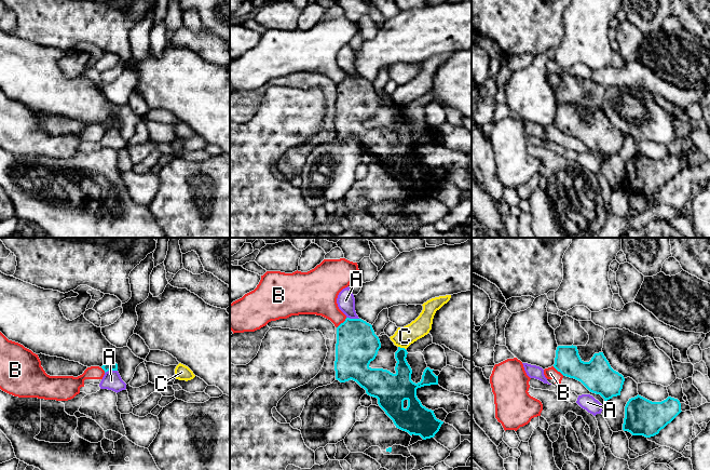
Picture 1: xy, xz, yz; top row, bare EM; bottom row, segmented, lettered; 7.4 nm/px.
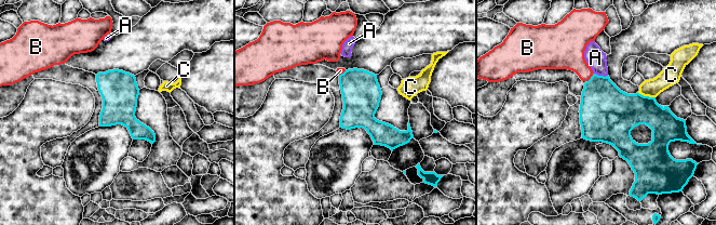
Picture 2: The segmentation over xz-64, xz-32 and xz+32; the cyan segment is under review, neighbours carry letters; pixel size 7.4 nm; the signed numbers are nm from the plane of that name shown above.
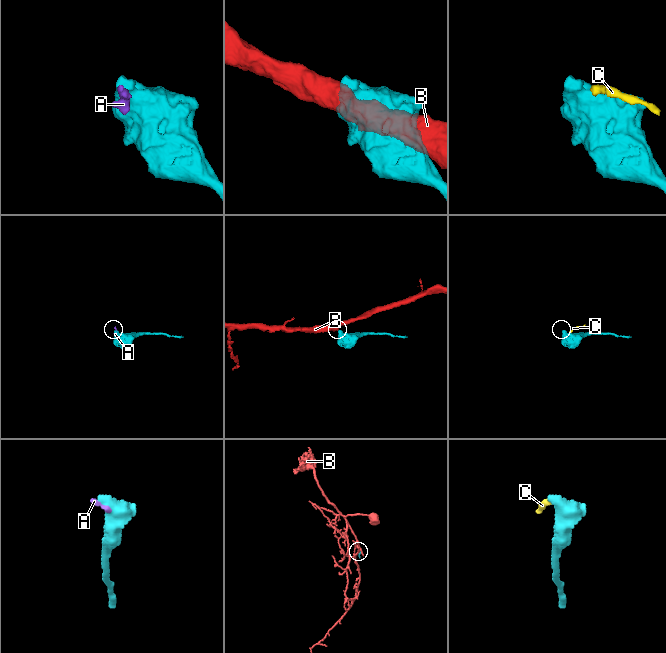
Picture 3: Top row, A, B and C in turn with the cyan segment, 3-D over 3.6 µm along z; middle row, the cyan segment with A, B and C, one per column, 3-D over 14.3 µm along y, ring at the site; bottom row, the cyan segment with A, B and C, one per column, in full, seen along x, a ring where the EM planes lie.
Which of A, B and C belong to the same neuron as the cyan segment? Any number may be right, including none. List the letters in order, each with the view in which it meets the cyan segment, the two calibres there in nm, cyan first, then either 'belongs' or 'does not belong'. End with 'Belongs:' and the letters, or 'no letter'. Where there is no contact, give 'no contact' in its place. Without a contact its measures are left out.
A: xy | 60/140 nm | does not belong
B: xz | 320/260 nm | does not belong
C: xz | 170/150 nm | does not belong
Belongs: no letter

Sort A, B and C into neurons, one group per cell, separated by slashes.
A / B / C

